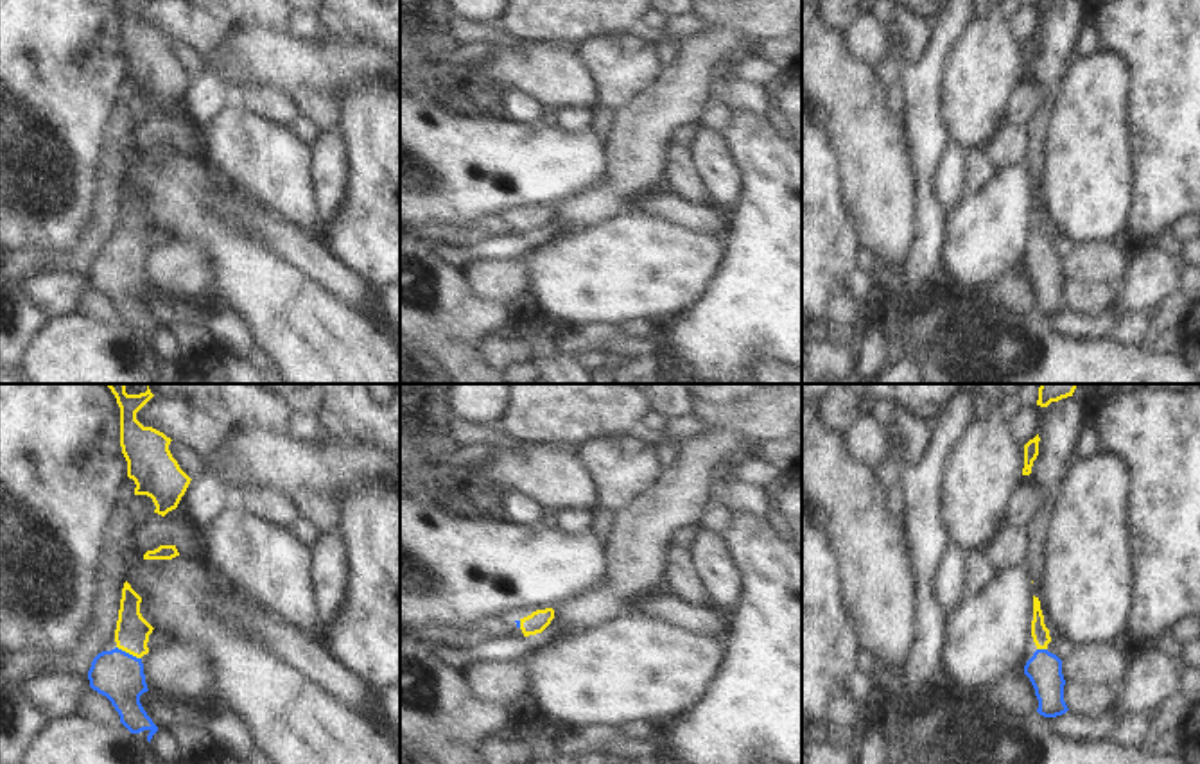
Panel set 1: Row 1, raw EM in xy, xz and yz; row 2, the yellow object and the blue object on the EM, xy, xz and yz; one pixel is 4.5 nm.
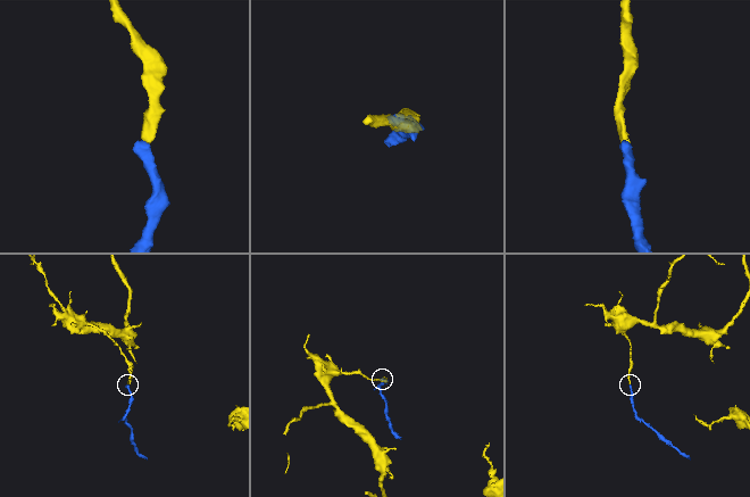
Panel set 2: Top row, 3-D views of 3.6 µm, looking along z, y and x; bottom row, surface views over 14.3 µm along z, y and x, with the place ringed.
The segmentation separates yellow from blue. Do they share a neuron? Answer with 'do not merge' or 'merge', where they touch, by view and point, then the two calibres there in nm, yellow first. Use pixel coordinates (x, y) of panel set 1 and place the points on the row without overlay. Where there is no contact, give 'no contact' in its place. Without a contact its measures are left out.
merge; contact xy (130, 251); calibres 160 and 220 nm

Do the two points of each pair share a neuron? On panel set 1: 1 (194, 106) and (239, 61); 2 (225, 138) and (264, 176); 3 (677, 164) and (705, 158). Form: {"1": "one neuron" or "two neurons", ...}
{"1": "two neurons", "2": "one neuron", "3": "two neurons"}

